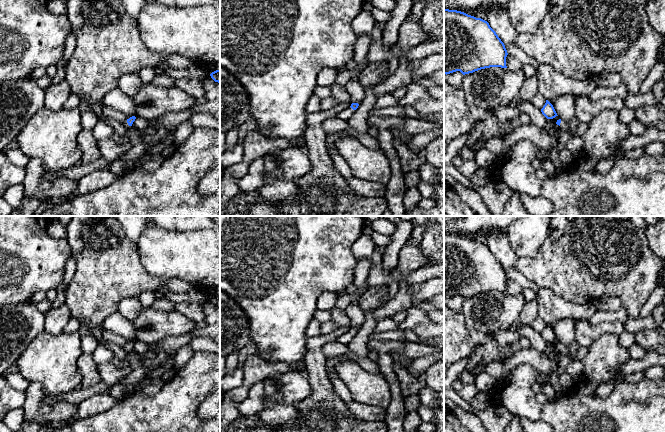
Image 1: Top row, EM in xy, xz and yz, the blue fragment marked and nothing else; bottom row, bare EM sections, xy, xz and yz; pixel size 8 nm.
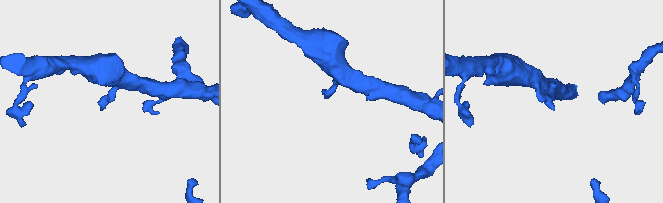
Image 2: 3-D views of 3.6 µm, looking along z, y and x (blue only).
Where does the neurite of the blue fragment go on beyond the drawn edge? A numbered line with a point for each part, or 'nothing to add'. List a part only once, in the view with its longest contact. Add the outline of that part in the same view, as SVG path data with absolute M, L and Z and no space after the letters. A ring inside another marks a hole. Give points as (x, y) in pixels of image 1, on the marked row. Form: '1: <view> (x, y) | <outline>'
1: yz (564, 124) | M561 120L560 128L561 128L563 131L568 131L568 132L569 132L568 121Z

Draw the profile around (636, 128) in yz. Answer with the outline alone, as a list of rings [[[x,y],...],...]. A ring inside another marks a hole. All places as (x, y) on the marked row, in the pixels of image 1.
[[[633,120],[633,121],[628,125],[628,127],[629,127],[630,135],[633,135],[633,136],[642,135],[642,134],[644,134],[645,131],[646,131],[646,127],[645,127],[642,123],[638,122],[638,121],[636,121],[636,120]]]

